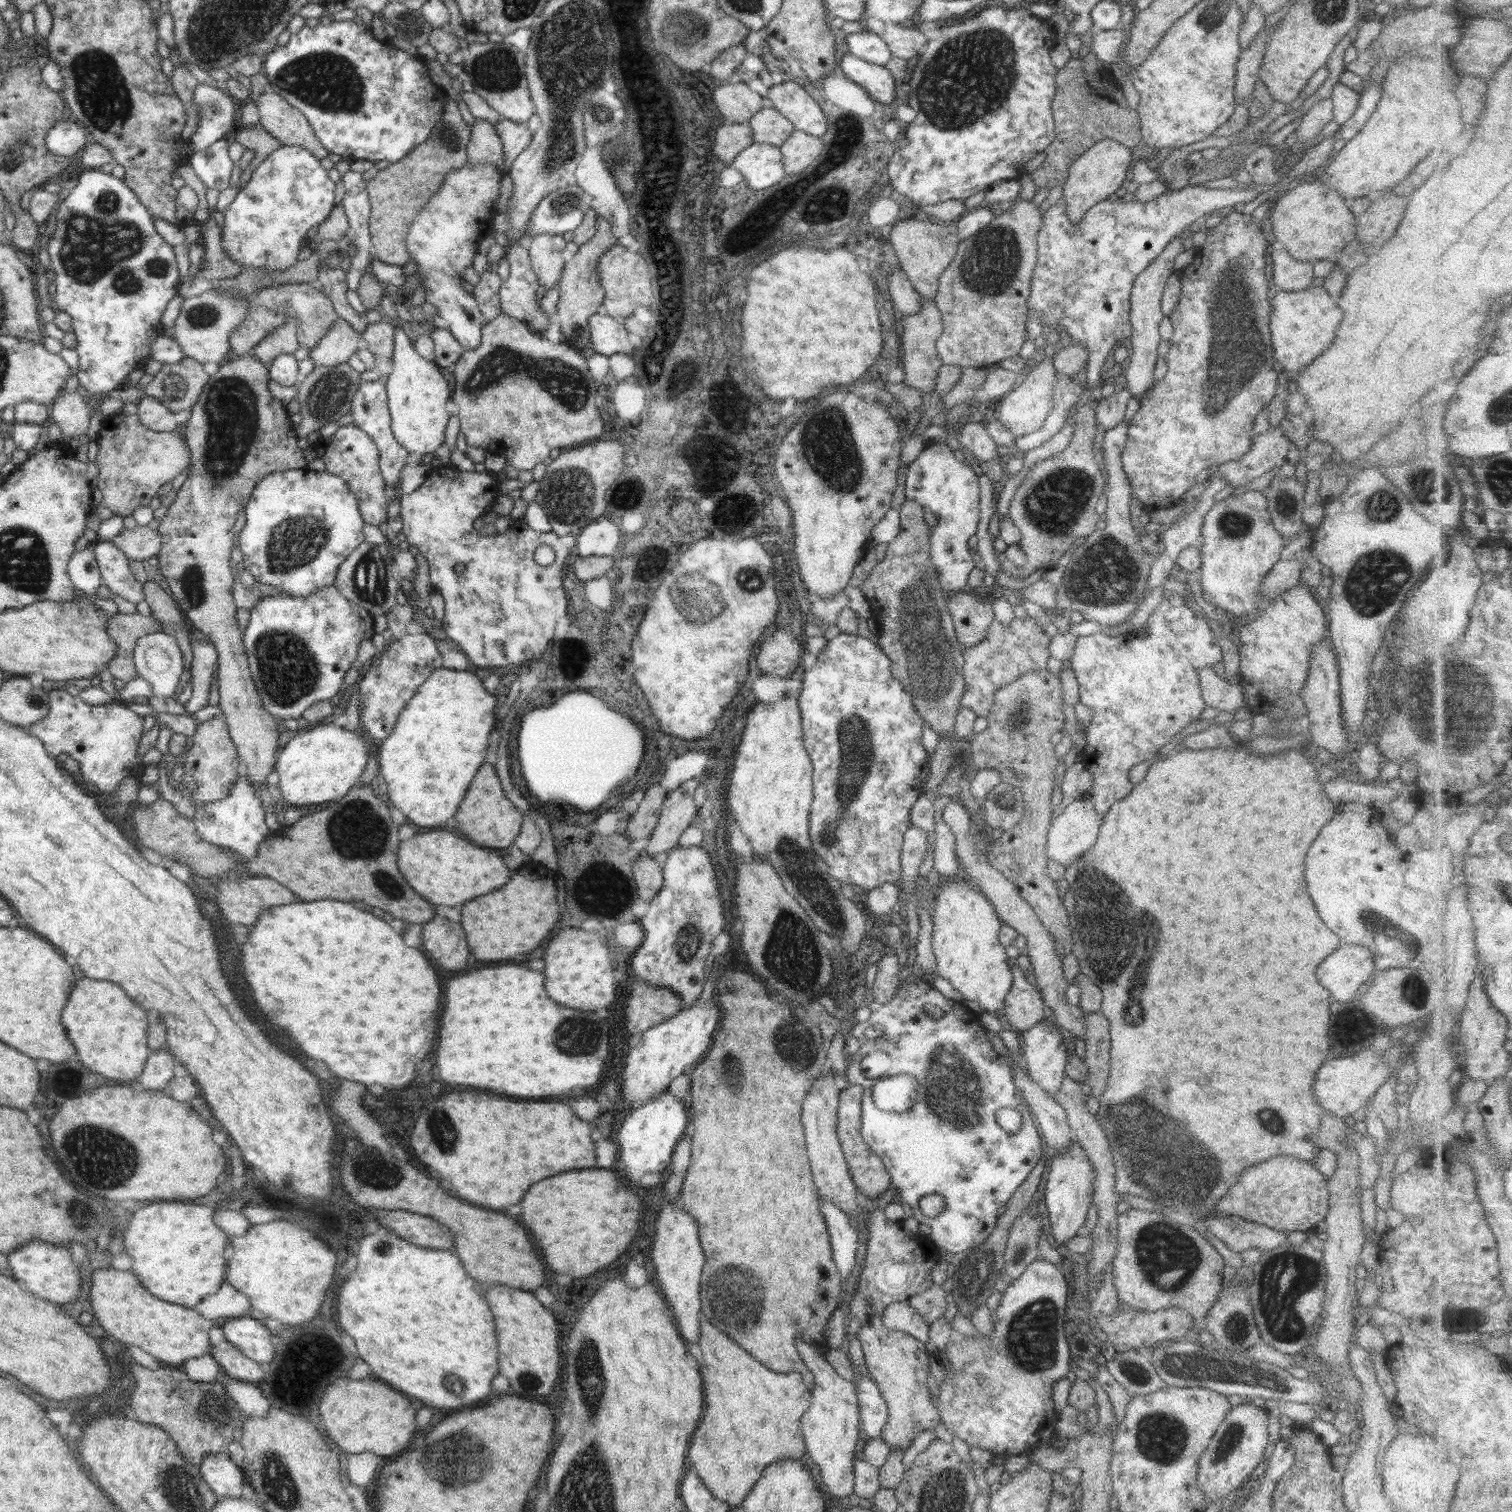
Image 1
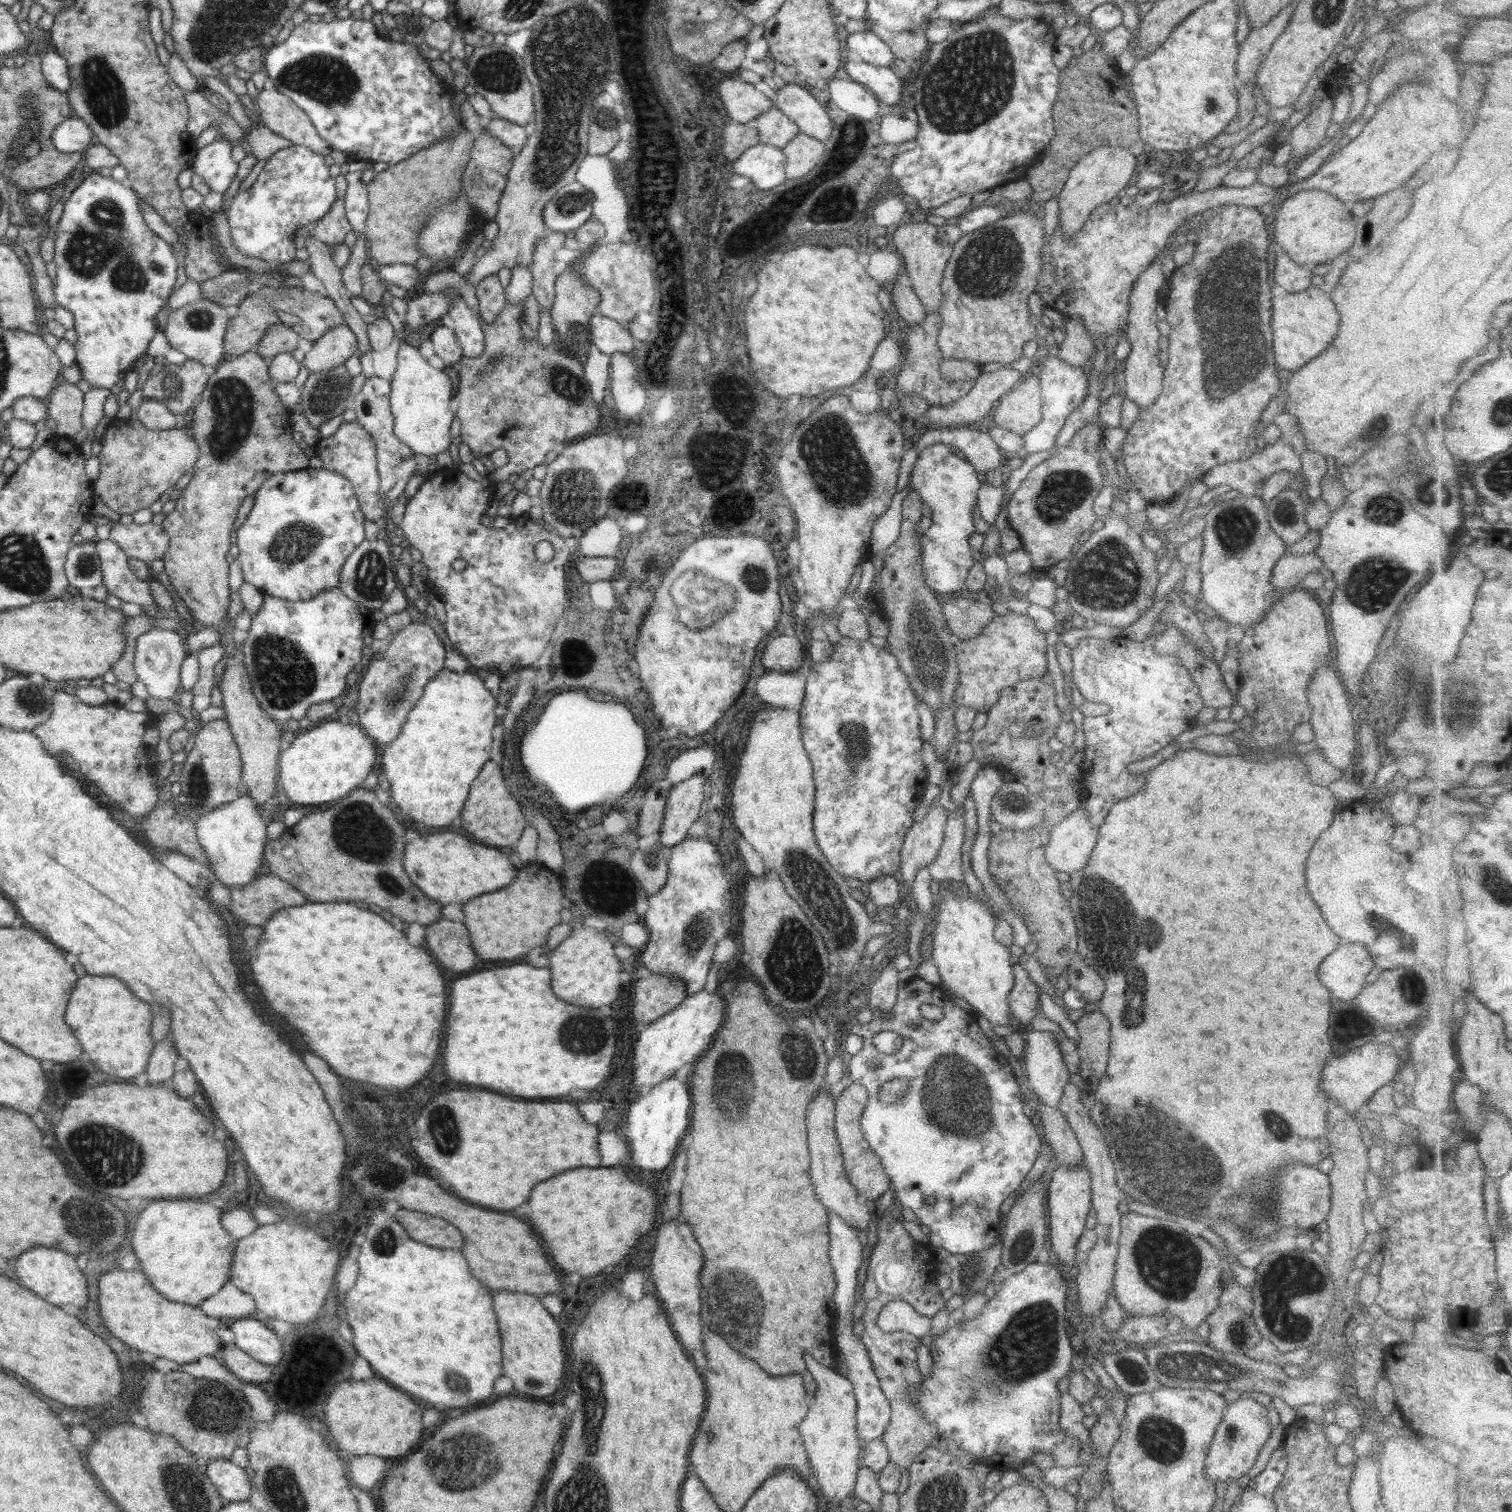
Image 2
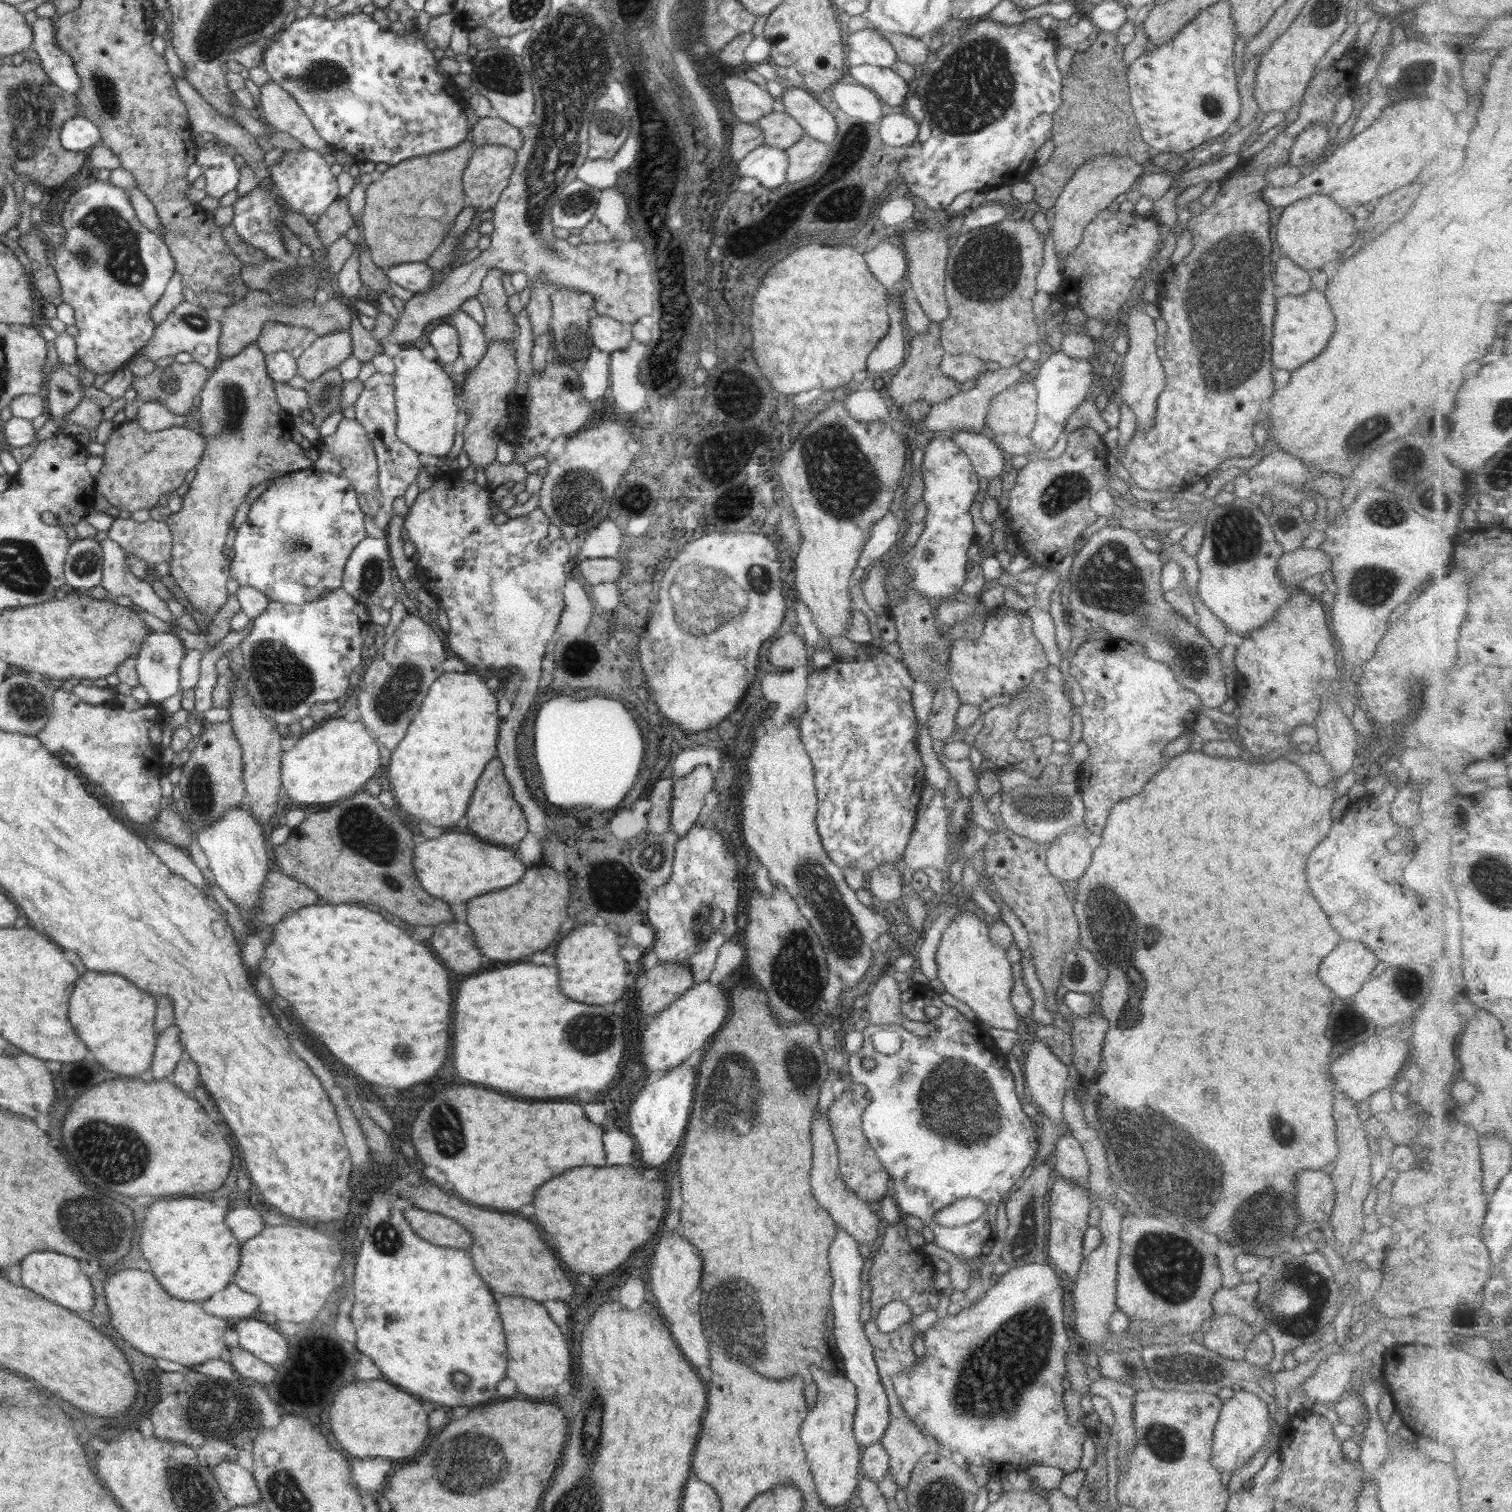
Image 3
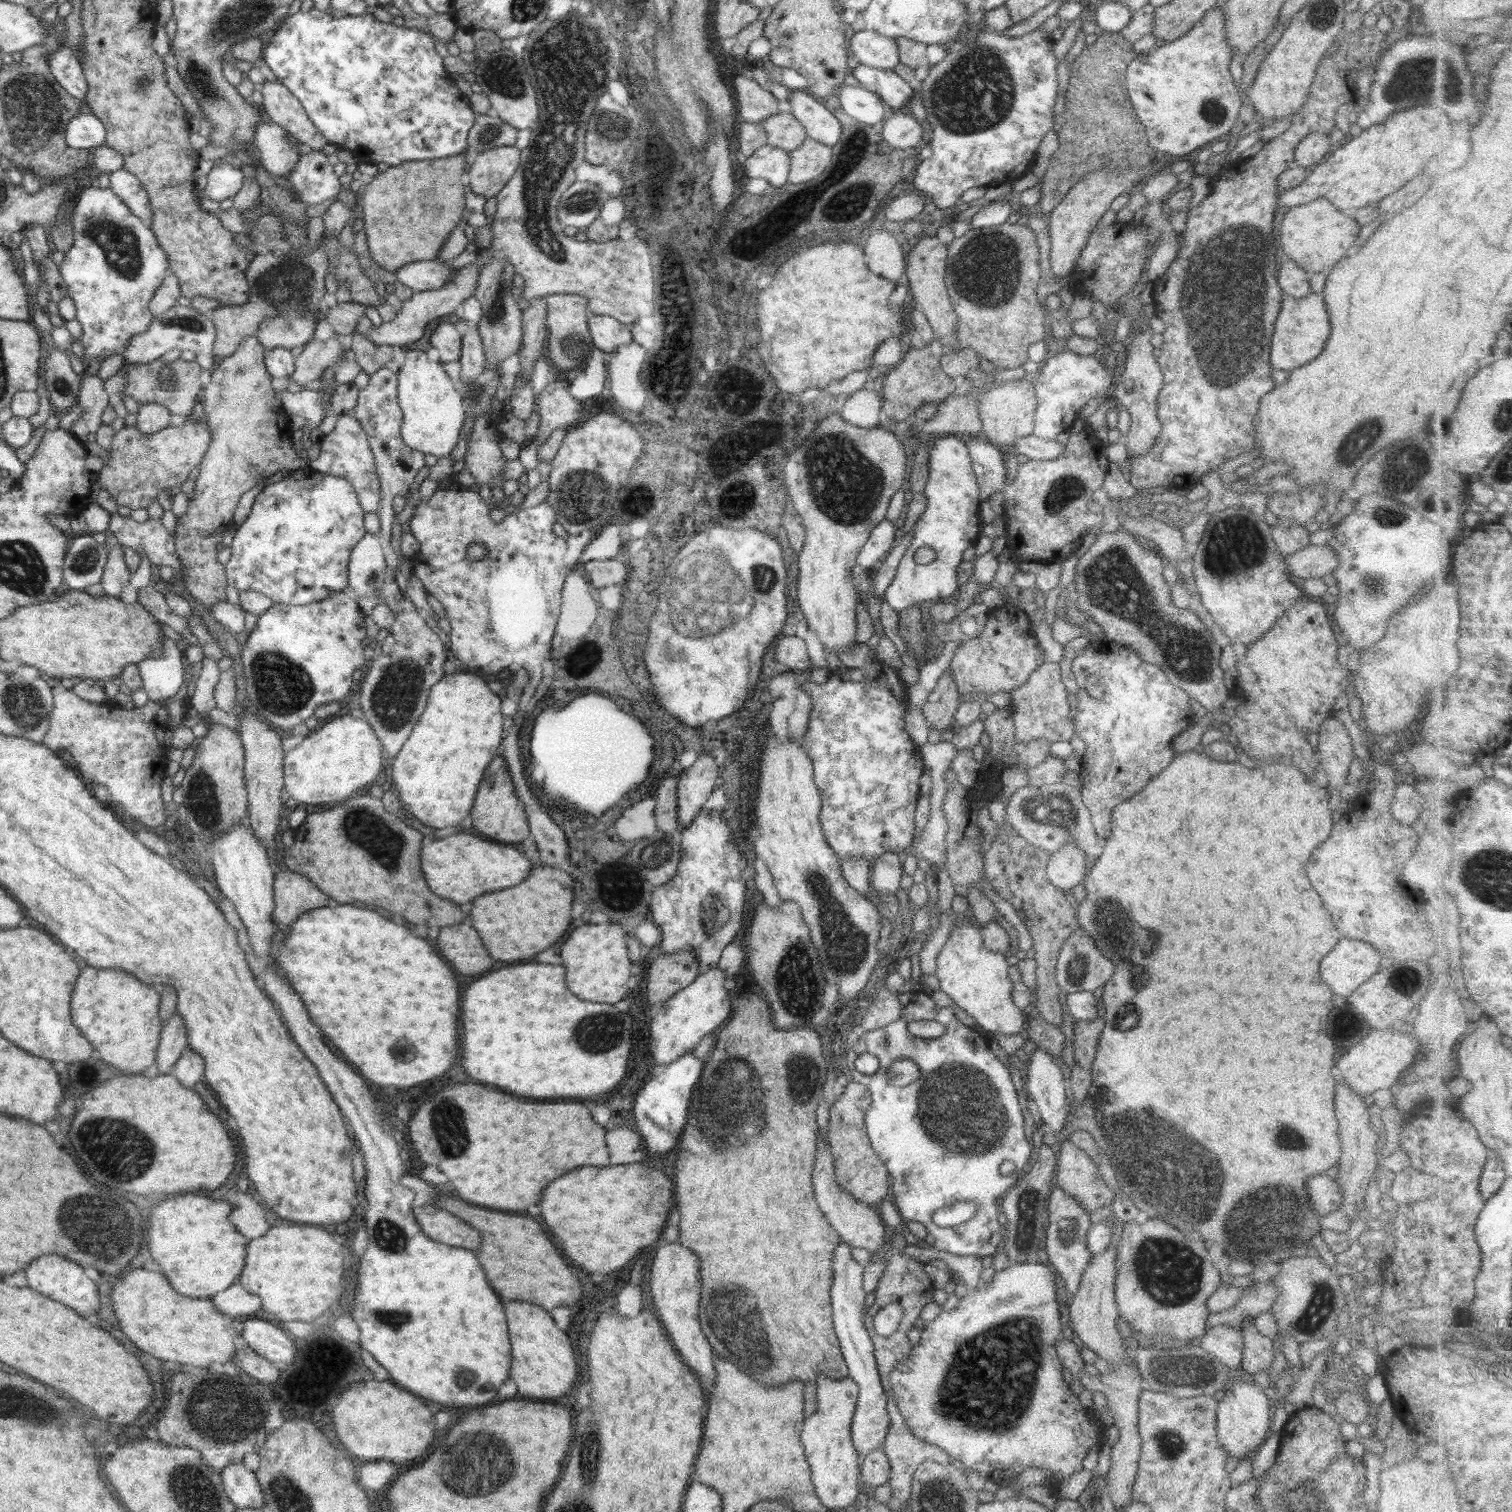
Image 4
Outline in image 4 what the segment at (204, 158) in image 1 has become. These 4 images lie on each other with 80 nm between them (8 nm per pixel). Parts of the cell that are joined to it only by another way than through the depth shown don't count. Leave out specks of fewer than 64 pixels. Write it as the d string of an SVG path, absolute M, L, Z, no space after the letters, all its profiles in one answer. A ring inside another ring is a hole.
M219 160L202 180L202 188L207 198L222 202L232 198L244 184L244 175L227 161Z

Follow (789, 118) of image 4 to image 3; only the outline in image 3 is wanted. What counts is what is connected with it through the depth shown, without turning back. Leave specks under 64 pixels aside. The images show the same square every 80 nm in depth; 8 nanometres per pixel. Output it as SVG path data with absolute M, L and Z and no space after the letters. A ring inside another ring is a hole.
M772 112L762 119L758 119L756 125L762 129L764 144L786 150L795 145L800 137L806 134L805 130L786 112Z

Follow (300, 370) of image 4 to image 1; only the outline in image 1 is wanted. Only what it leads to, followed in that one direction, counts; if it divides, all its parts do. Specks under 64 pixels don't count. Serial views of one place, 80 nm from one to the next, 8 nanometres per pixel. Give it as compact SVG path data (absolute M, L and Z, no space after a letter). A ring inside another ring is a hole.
M338 318L331 330L310 350L314 368L348 363L348 360L363 346L362 337L354 332L346 320Z

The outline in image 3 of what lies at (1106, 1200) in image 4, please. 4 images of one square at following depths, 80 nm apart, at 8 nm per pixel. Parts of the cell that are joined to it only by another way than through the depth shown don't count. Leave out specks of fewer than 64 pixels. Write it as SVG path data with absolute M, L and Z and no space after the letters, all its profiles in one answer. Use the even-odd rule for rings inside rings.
M1071 1132L1064 1133L1060 1135L1059 1139L1056 1139L1053 1167L1058 1170L1060 1177L1082 1187L1091 1200L1091 1206L1097 1206L1099 1196L1089 1187L1090 1169L1081 1144L1072 1136Z

